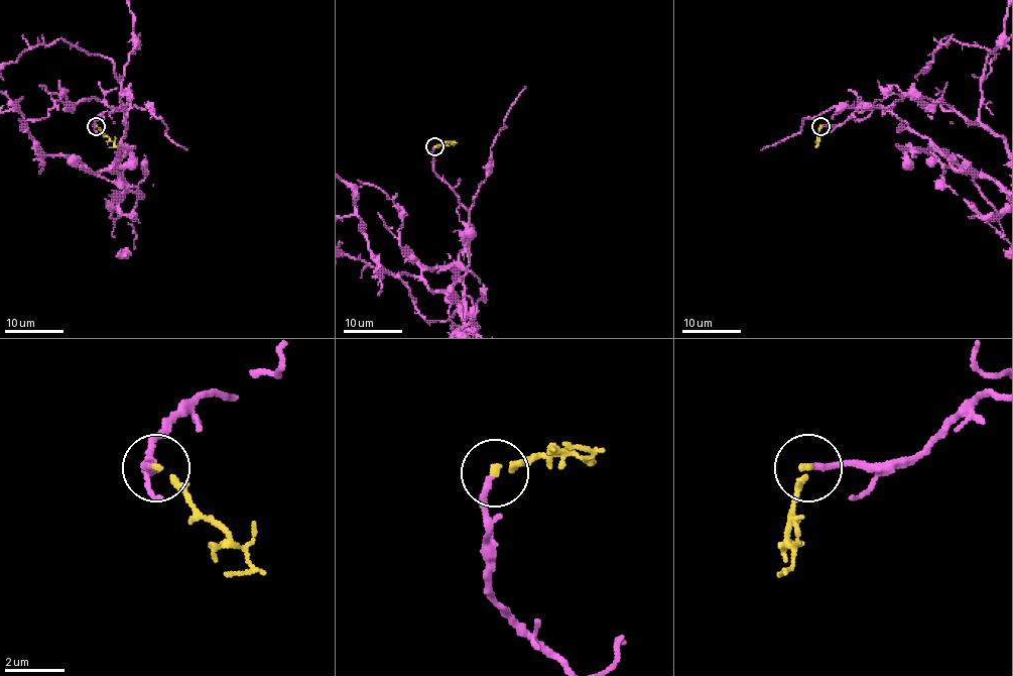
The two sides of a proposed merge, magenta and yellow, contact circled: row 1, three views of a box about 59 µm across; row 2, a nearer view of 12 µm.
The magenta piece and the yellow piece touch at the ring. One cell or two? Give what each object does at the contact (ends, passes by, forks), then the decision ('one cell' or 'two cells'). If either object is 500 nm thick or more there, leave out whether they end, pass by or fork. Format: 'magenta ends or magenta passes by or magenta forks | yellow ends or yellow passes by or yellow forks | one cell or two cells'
magenta ends | yellow ends | one cell

